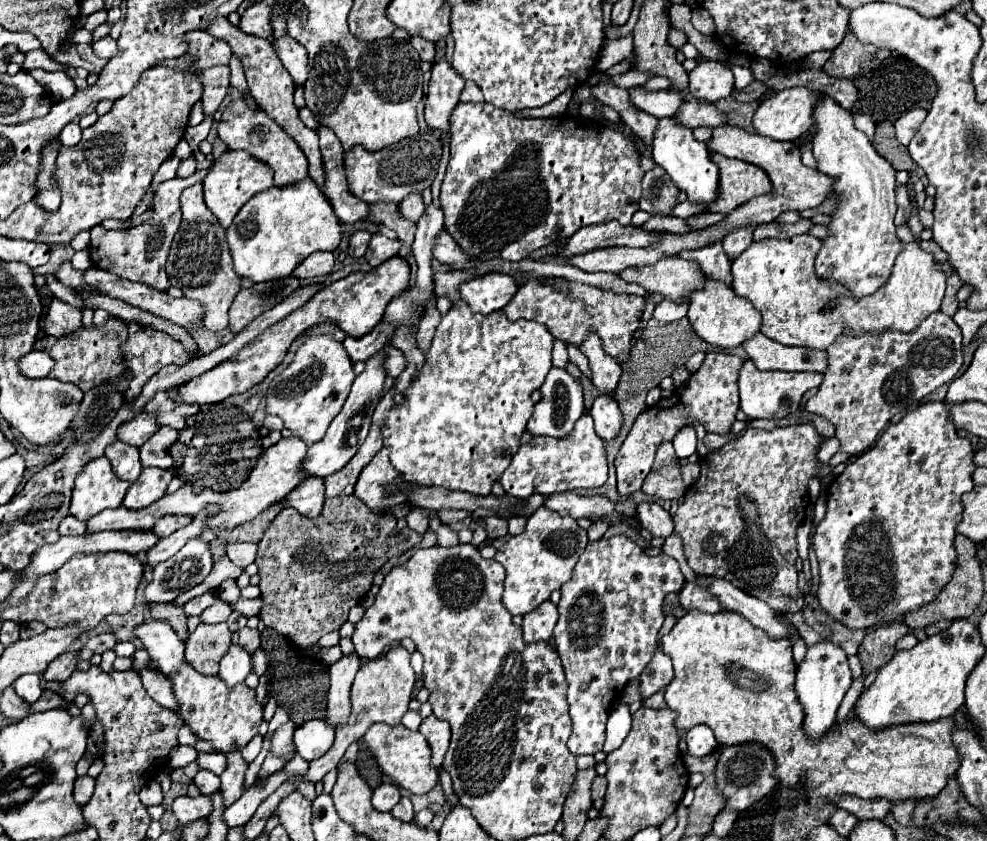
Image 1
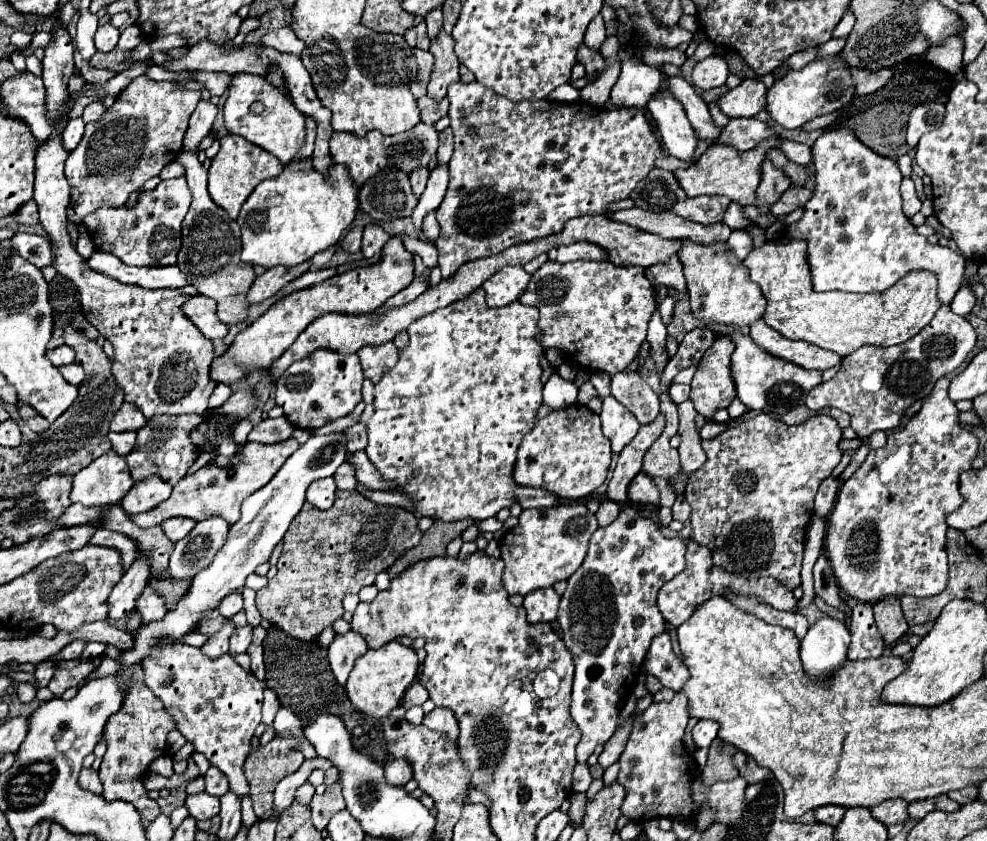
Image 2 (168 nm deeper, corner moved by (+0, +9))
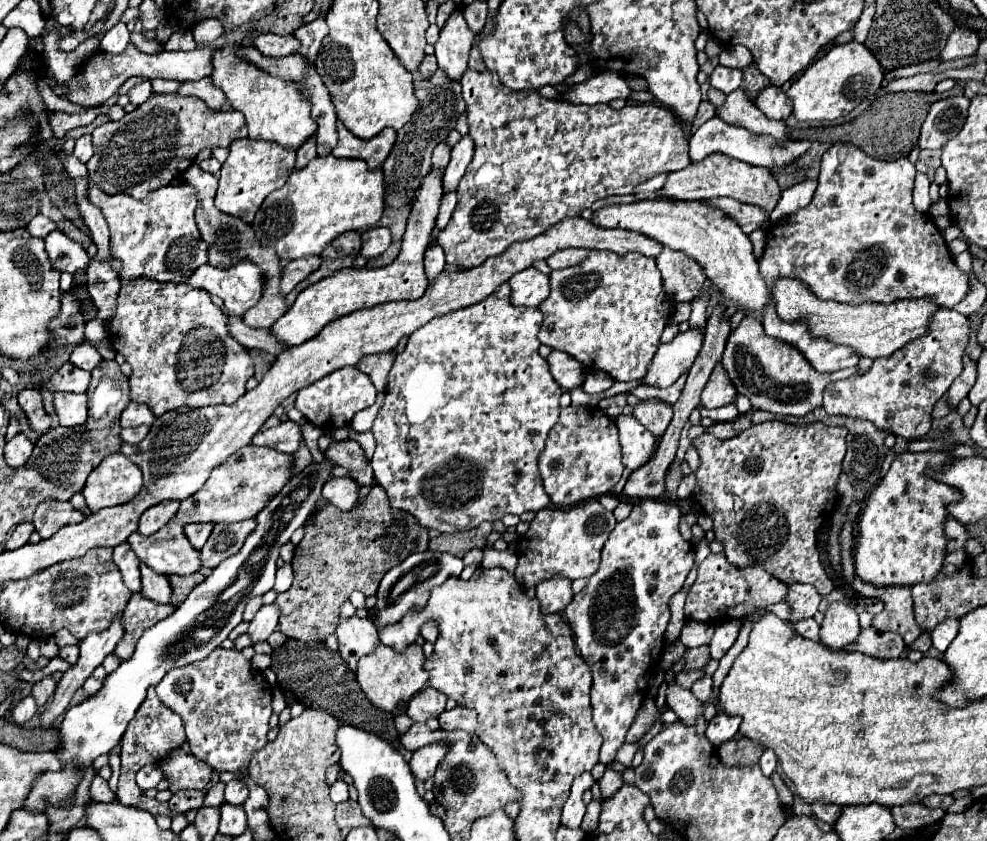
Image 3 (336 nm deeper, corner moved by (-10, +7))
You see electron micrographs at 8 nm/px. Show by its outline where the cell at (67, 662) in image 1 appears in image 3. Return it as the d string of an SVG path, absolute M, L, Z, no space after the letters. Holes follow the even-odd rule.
M45 677L45 679L41 679L41 681L37 681L35 685L33 685L33 691L31 691L31 695L33 695L33 699L37 701L37 707L43 707L47 701L49 701L49 697L53 695L53 691L55 691L55 681L51 679L51 677Z

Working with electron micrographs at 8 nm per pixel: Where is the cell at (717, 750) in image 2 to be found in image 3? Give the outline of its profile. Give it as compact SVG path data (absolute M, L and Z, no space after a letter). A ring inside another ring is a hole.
M737 733L733 739L719 745L719 757L729 767L757 763L759 757L763 755L763 751L765 751L765 747L761 743L747 739L743 733Z

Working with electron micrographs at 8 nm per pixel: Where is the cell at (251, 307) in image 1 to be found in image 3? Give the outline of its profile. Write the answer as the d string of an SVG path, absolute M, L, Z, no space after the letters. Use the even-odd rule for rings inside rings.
M307 255L307 257L301 257L301 259L293 259L285 265L283 269L283 293L287 295L297 283L301 283L309 273L317 271L319 265L321 265L323 257L321 255Z

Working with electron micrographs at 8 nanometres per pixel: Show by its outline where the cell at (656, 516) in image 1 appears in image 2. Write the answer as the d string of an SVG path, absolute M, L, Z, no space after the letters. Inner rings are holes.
M639 473L633 479L633 483L629 485L629 499L633 503L643 503L643 505L659 507L659 489L655 487L655 483L649 477Z

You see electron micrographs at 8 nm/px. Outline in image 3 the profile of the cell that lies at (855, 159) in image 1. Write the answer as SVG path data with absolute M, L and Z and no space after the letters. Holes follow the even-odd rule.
M835 143L835 145L823 155L821 173L819 173L819 187L817 187L817 191L815 191L811 203L809 203L805 209L799 209L797 213L791 213L791 215L787 215L787 217L779 219L777 223L773 223L773 225L767 229L767 245L765 245L765 253L763 253L763 257L761 257L761 263L759 263L759 271L761 271L761 275L763 275L763 279L765 279L767 287L769 287L769 297L771 297L771 301L765 305L763 315L761 315L765 333L767 333L769 337L775 337L775 339L781 339L781 341L787 341L787 343L795 345L795 347L805 355L805 359L807 359L817 371L821 371L821 373L831 373L831 371L839 371L839 369L845 369L845 367L855 367L855 365L859 363L859 355L857 355L851 347L847 347L847 345L837 345L837 343L831 343L831 341L827 341L827 339L813 337L811 331L809 331L809 327L807 327L807 323L803 323L803 321L785 323L783 319L779 319L779 315L777 315L777 311L775 311L775 301L773 301L773 295L771 295L771 289L773 289L773 285L775 285L775 281L777 281L779 277L791 277L791 279L803 281L803 283L805 283L819 299L823 299L823 301L837 301L837 303L851 303L851 305L857 305L857 303L863 303L863 301L893 303L895 299L899 301L899 299L929 297L931 301L935 301L935 303L941 305L941 307L953 307L953 305L957 305L957 303L967 295L967 291L969 291L969 277L967 277L967 273L963 273L963 271L955 265L955 261L953 261L953 257L951 257L951 253L949 253L949 249L947 249L947 243L945 243L943 235L939 233L939 229L935 227L931 215L917 215L917 211L915 211L915 207L913 207L913 201L911 201L913 179L915 179L915 165L909 161L909 157L901 157L901 159L897 159L895 163L883 163L883 161L875 161L873 157L865 155L861 149L855 149L855 145Z

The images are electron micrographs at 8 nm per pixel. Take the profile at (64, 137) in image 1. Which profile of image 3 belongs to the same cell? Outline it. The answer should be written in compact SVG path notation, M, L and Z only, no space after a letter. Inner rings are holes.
M83 135L83 137L79 137L79 139L77 139L73 155L75 155L75 157L77 157L79 161L81 161L81 163L87 163L87 161L91 159L91 155L93 155L93 145L91 145L91 135Z

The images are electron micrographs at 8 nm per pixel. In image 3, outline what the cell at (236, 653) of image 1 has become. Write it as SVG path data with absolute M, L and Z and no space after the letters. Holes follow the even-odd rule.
M263 605L255 619L249 623L249 635L251 639L257 641L267 641L267 637L277 629L279 623L279 607L277 605Z

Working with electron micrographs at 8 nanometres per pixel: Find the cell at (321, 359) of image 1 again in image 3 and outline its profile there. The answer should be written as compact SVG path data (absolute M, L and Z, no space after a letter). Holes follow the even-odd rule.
M347 367L347 369L337 369L337 373L331 373L309 387L303 387L297 393L295 407L305 415L309 423L321 429L337 429L349 425L355 413L371 407L375 403L375 397L377 397L377 389L373 387L371 379L365 373L361 373L357 367Z

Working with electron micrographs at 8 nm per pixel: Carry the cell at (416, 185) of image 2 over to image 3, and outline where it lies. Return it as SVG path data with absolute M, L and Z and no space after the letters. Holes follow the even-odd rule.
M441 141L433 151L433 167L445 169L449 165L449 159L451 159L451 147L445 141Z

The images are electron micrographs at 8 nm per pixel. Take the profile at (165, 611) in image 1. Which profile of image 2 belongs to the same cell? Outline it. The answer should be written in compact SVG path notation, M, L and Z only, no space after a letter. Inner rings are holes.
M149 579L149 587L153 589L153 591L157 591L163 599L165 599L165 605L167 605L167 609L173 609L173 607L177 607L177 603L179 603L179 599L189 591L189 583L185 583L185 581L181 581L181 583L177 583L177 581L173 581L173 579L163 579L163 581L157 581L157 579Z

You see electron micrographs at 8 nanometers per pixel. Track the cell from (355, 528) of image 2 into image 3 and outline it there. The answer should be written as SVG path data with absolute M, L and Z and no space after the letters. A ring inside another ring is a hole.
M373 485L373 489L371 489L367 501L365 501L363 505L357 503L357 507L351 509L351 511L339 511L335 505L327 505L327 507L323 507L321 511L313 513L313 517L311 517L311 519L307 521L307 525L305 525L305 537L303 537L303 541L297 545L295 555L293 555L293 563L291 563L291 565L293 565L293 571L295 571L293 585L291 585L285 593L279 593L277 599L275 599L275 605L279 605L279 609L281 609L281 617L279 617L279 629L281 629L281 633L285 633L285 635L291 637L291 639L307 641L307 643L309 643L309 641L323 641L323 639L327 639L327 637L335 631L335 621L339 619L339 607L341 607L341 603L347 601L353 591L361 591L361 593L365 593L365 595L375 595L375 593L377 593L377 587L379 587L379 581L383 579L383 573L387 573L387 569L391 569L393 565L399 565L399 561L405 561L411 553L425 551L425 549L427 549L427 543L429 543L427 529L423 529L421 525L417 525L417 521L415 521L409 513L391 509L389 499L387 499L387 493L385 493L383 487L379 487L379 485Z

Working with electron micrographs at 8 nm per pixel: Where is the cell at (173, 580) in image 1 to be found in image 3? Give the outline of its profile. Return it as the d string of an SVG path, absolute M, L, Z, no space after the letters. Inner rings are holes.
M247 519L247 521L239 521L239 523L217 523L207 545L201 551L203 557L203 567L217 567L221 561L225 561L227 557L239 553L239 549L243 547L247 535L255 529L257 521L255 519Z

